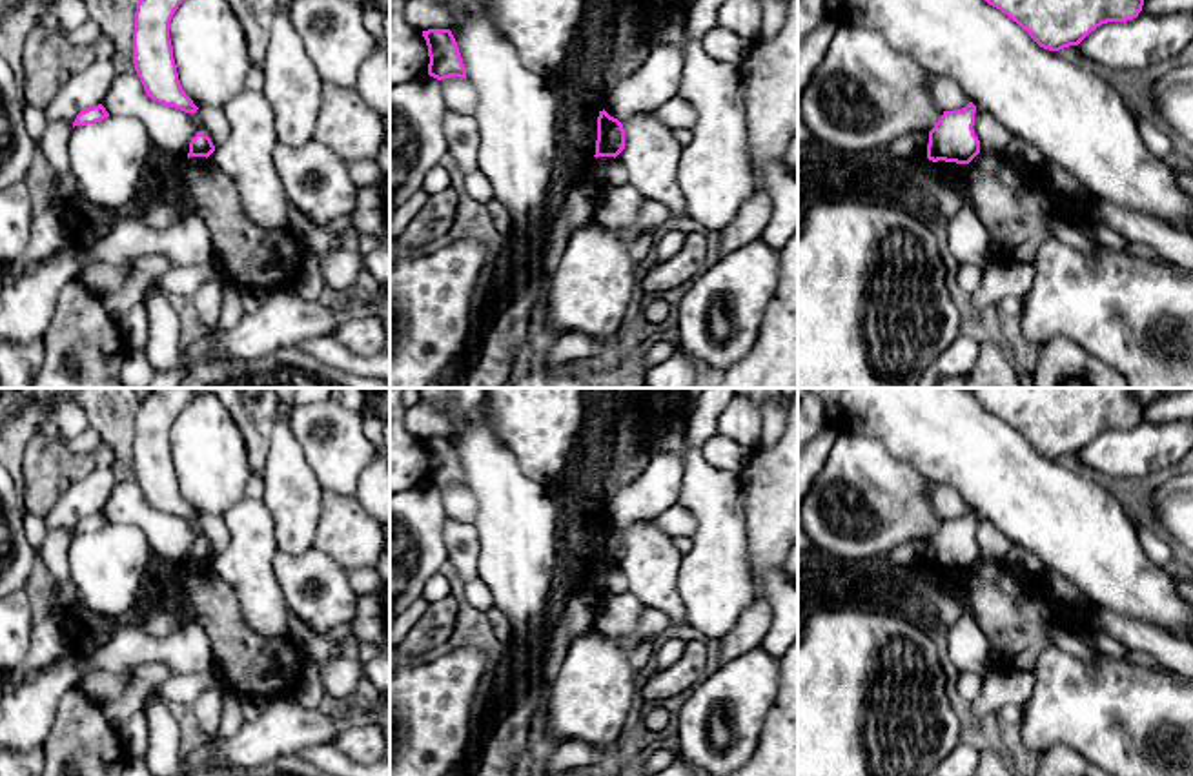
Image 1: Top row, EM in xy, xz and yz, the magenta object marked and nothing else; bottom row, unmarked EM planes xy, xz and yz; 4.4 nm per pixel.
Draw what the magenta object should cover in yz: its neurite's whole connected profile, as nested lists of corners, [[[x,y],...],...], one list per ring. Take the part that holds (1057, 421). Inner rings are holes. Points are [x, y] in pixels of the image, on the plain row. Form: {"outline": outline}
{"outline": [[[973,388],[973,393],[989,414],[1007,423],[1049,459],[1078,454],[1102,432],[1133,428],[1144,414],[1135,388]]]}

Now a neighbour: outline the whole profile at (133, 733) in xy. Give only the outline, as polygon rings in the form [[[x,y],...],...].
[[[142,710],[135,712],[118,730],[127,758],[144,758],[148,749],[148,721]]]

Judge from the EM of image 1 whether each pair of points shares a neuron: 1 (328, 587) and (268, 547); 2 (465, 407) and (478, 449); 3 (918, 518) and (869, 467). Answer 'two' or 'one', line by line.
1: two
2: two
3: one

